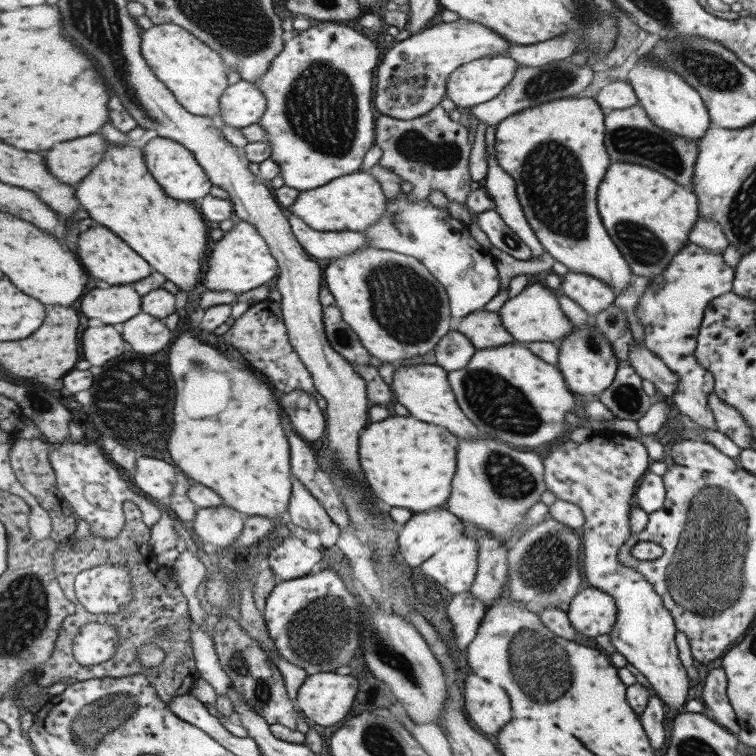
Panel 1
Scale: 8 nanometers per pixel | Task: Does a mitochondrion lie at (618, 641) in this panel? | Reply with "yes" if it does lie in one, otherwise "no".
no

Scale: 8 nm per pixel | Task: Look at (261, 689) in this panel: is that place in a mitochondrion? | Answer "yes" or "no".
yes

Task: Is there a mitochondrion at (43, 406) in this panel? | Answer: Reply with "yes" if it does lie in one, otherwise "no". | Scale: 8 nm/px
yes

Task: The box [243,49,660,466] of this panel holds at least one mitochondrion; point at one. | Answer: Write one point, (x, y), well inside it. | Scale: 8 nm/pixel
(320, 107)

